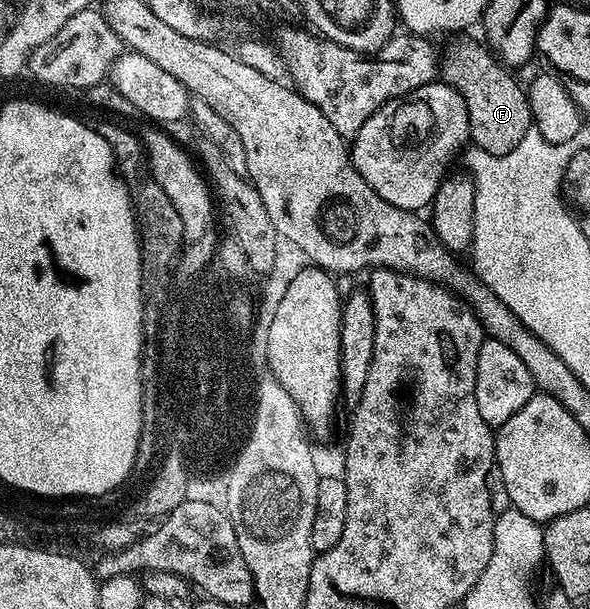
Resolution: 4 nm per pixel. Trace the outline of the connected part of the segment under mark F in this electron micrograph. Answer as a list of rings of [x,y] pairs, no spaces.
[[[468,38],[454,43],[452,51],[445,58],[443,55],[442,70],[443,73],[445,70],[448,74],[456,74],[454,85],[466,104],[471,145],[499,158],[506,152],[513,152],[533,127],[528,95],[525,87],[516,83],[516,78],[512,75],[515,73],[497,61],[487,45],[480,43],[479,46]]]

